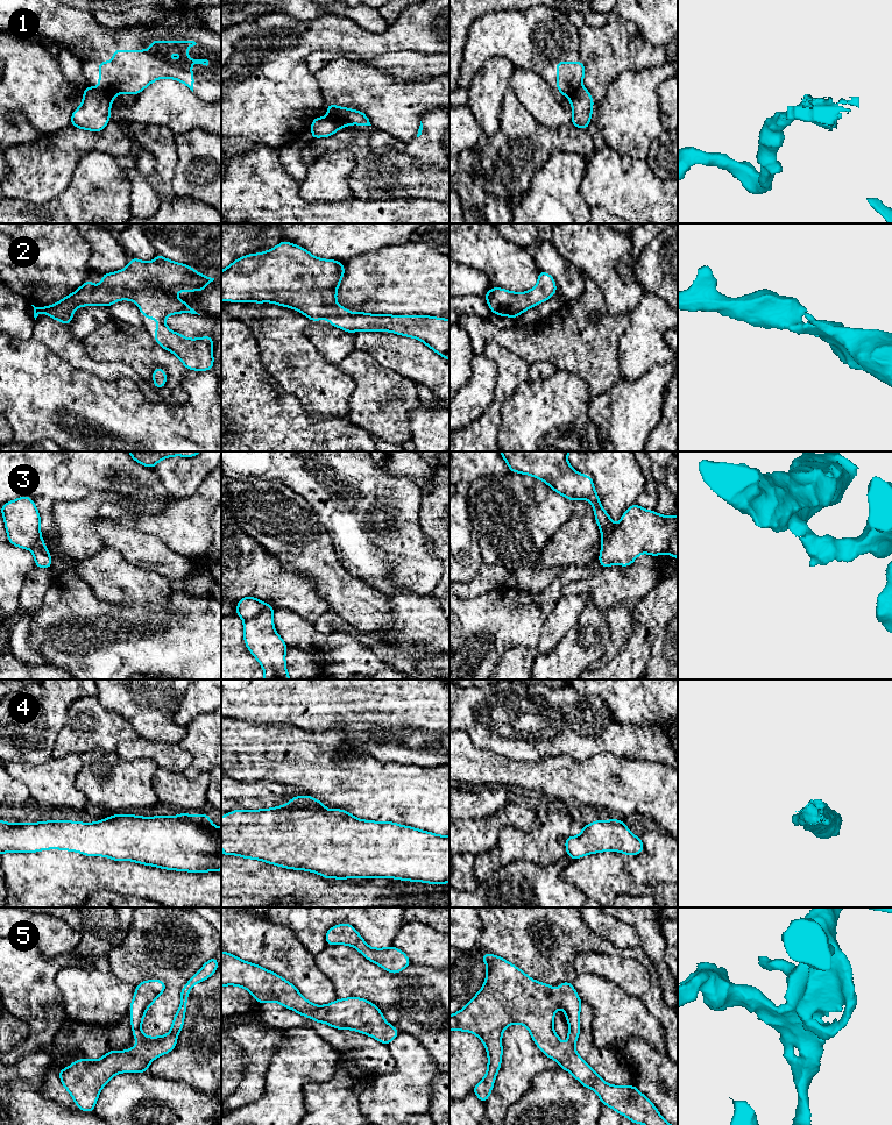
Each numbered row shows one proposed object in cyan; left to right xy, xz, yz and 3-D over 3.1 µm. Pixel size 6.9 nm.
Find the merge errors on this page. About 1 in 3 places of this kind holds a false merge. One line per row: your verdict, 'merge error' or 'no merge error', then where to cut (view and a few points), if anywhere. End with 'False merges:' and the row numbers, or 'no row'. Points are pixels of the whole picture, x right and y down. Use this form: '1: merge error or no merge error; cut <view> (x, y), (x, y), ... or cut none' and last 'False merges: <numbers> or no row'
1: merge error; cut xy (98, 86), (113, 98)
2: no merge error; cut none
3: merge error; cut xz (266, 604), (259, 613), (245, 620)
4: no merge error; cut none
5: no merge error; cut none
False merges: 1, 3

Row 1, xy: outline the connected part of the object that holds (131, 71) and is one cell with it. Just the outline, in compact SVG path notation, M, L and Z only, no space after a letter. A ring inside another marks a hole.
M151 41L149 50L114 50L112 62L99 63L99 87L113 99L119 93L139 94L148 85L161 78L176 79L185 84L193 92L192 64L208 65L207 59L190 59L189 48L196 45L194 41ZM179 52L184 56L177 60L169 60L168 57Z

